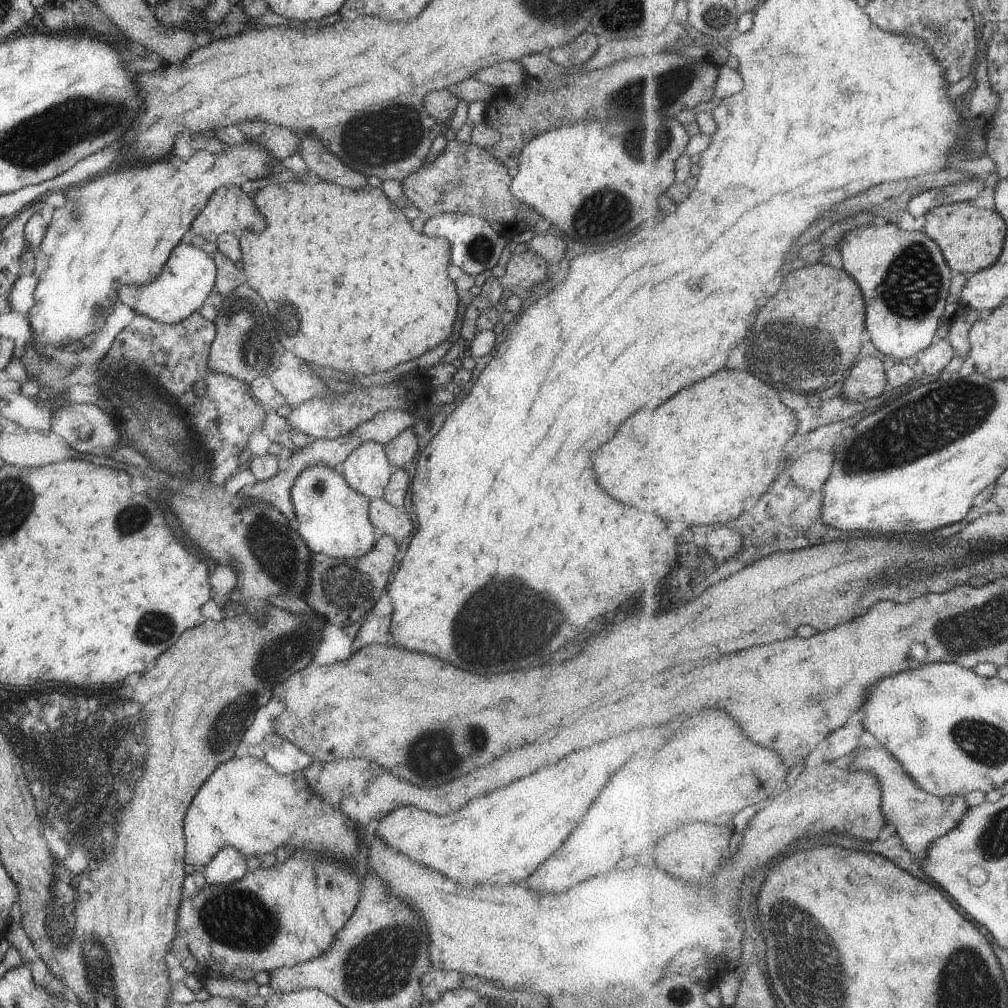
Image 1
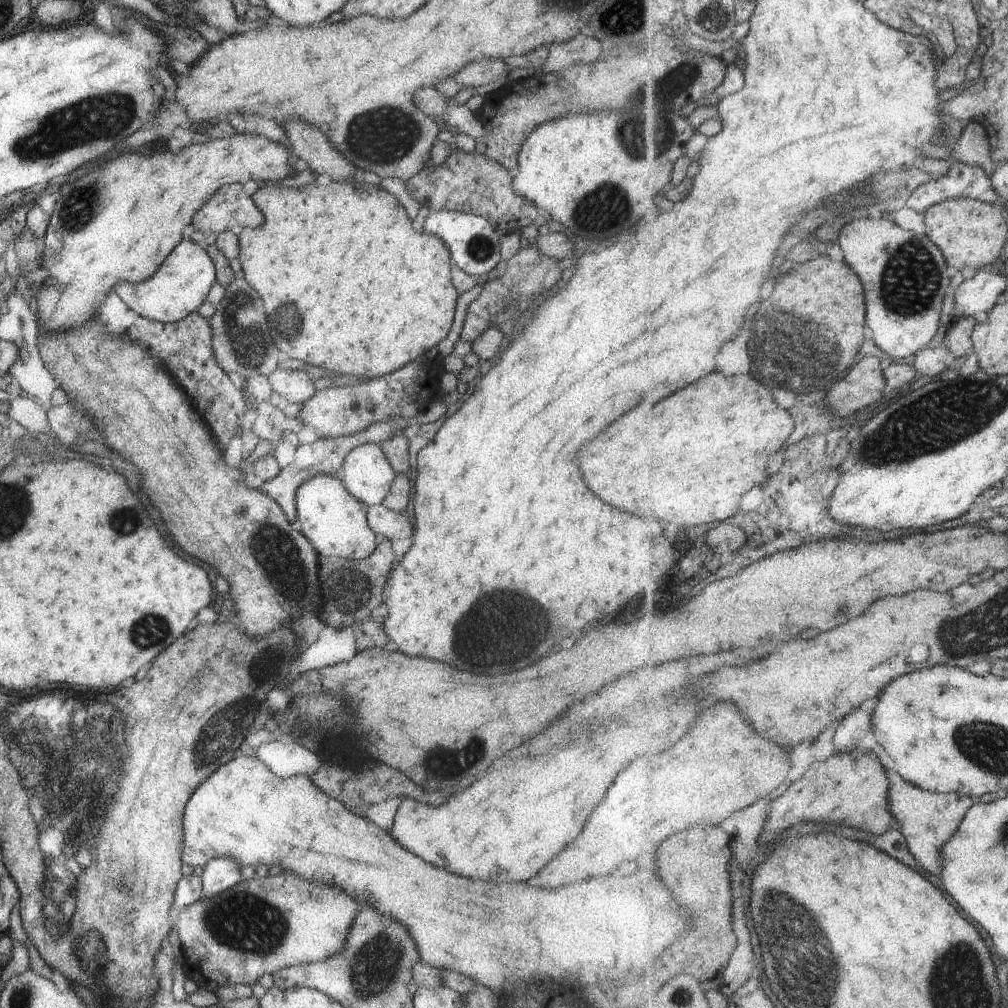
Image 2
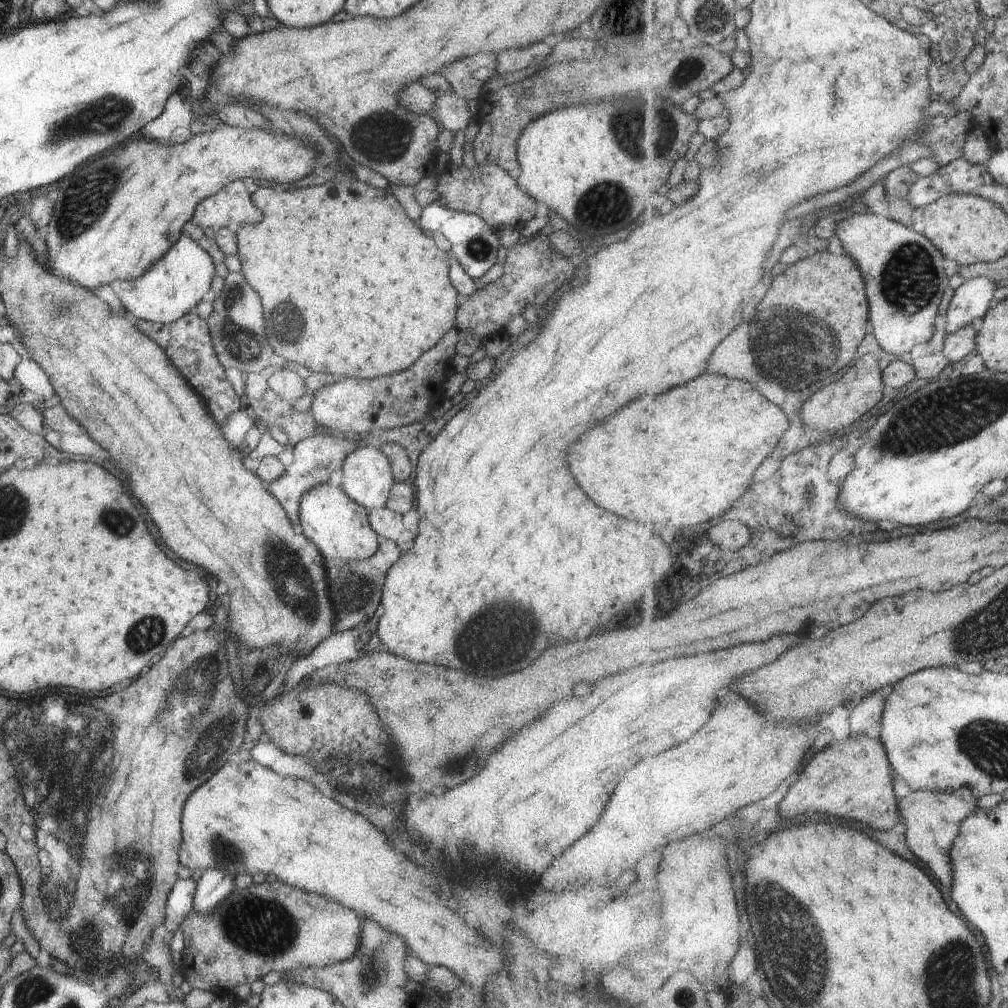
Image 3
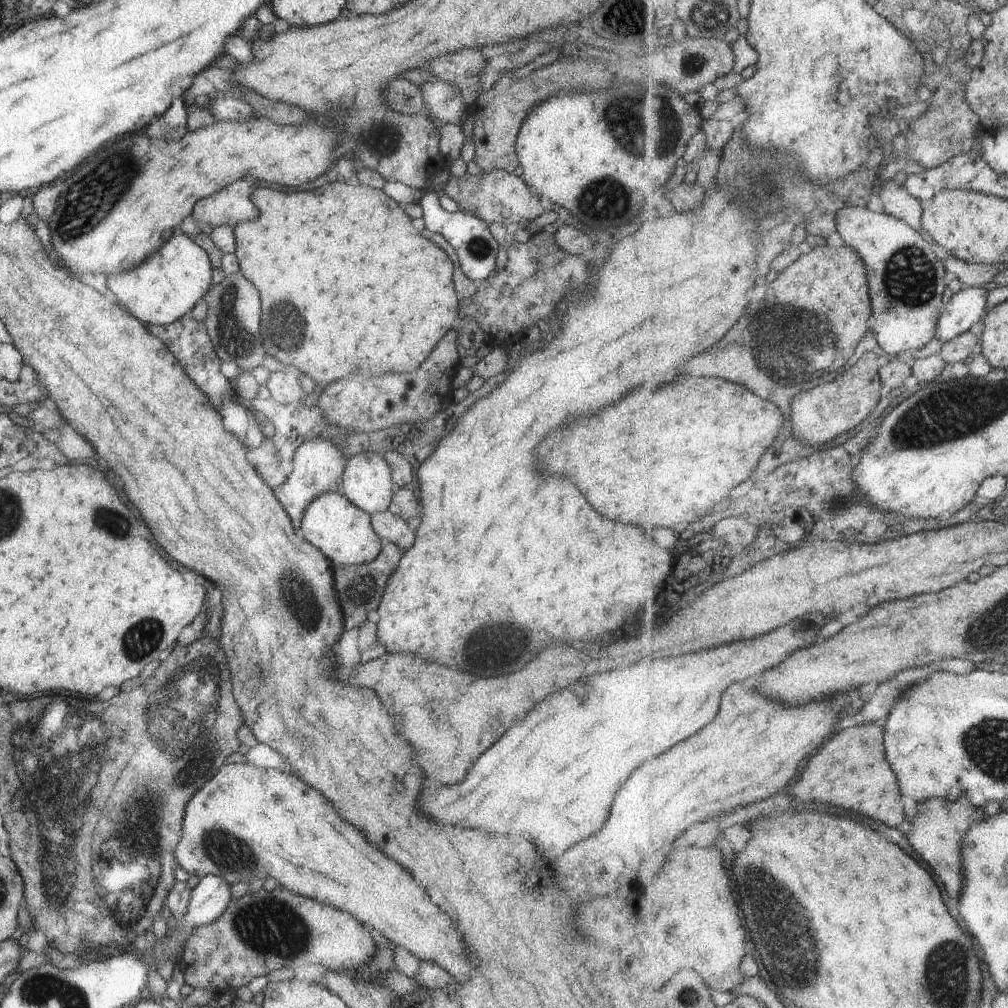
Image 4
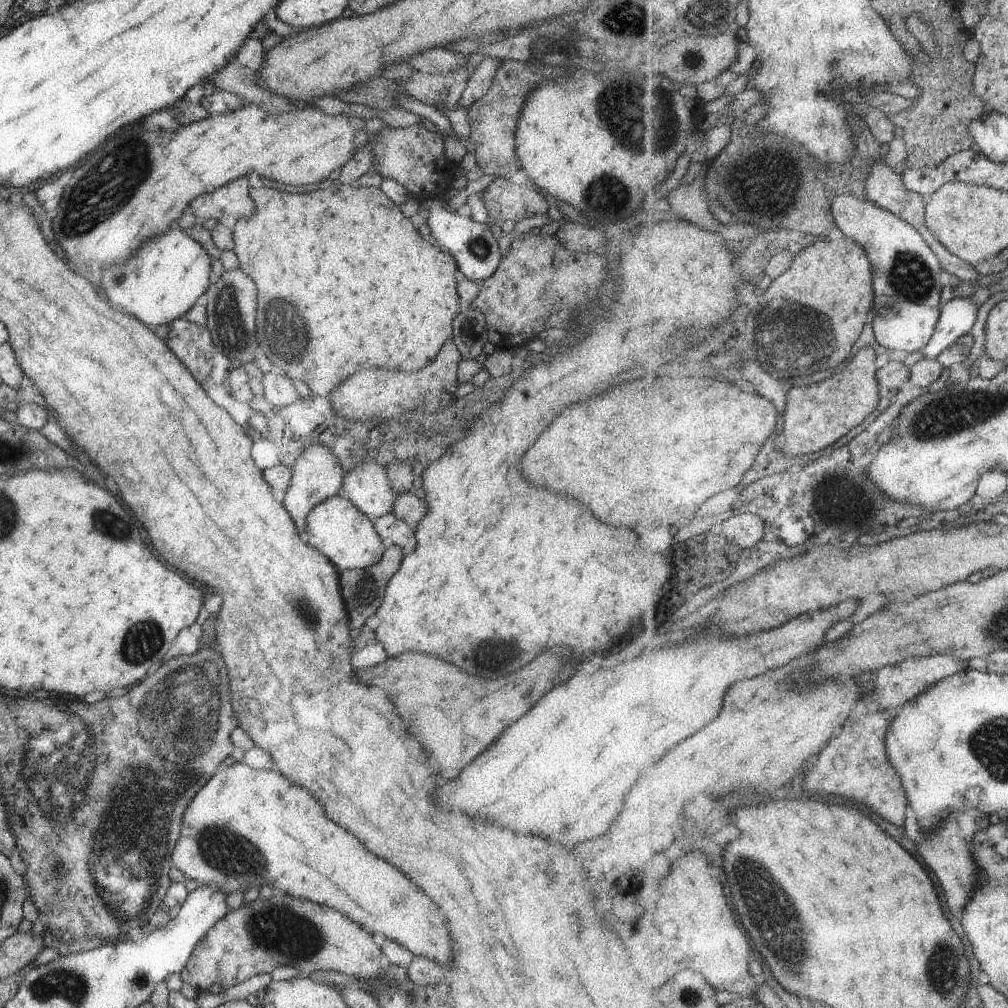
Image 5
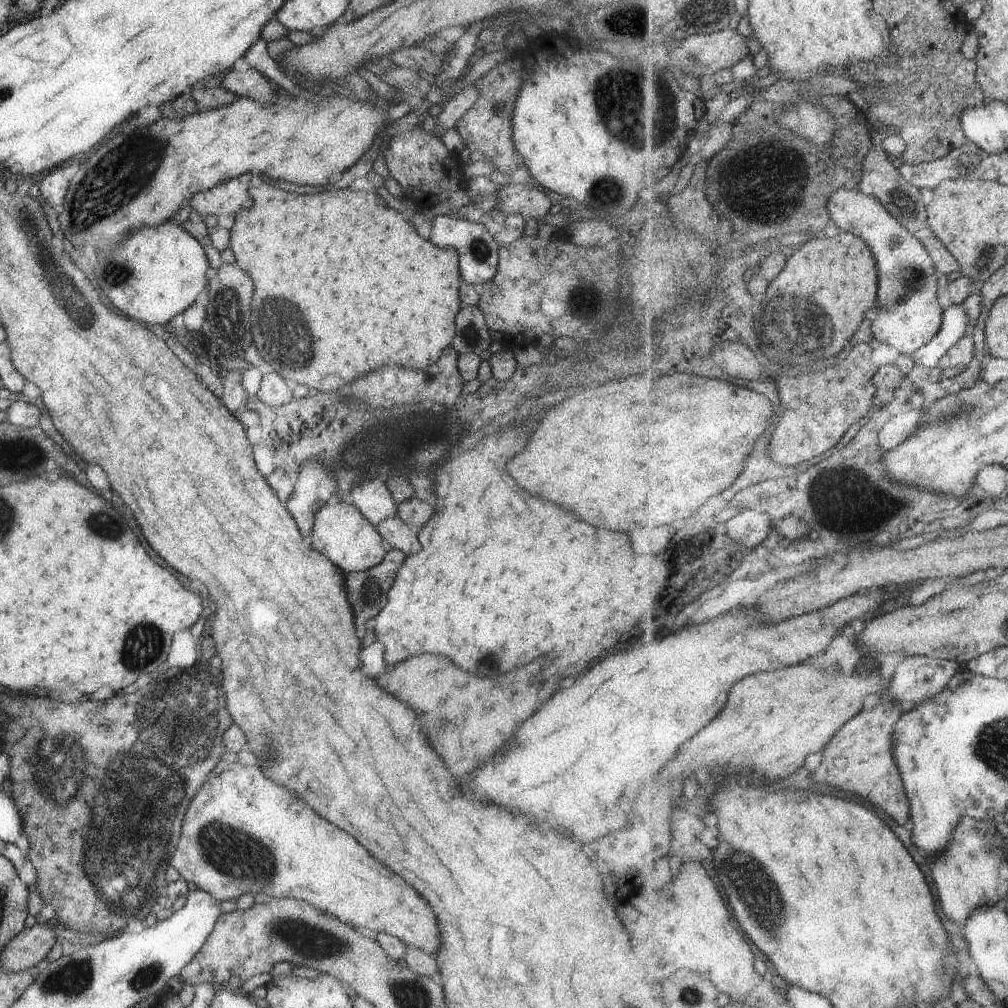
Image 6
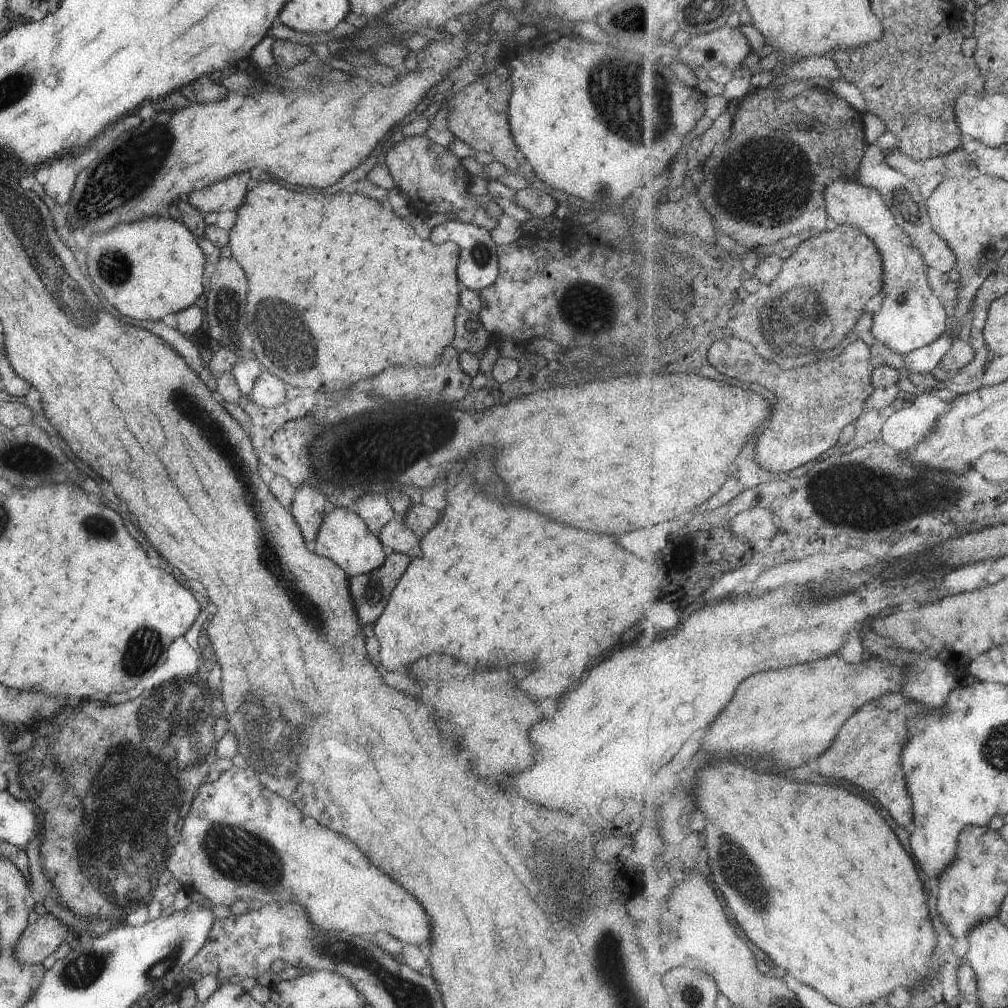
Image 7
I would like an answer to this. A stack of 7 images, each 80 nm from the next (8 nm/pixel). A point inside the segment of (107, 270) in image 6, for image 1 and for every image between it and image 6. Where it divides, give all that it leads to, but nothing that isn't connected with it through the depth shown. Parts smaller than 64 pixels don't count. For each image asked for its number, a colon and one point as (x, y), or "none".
1: (186, 280)
2: (180, 284)
3: (172, 286)
4: (167, 285)
5: (162, 281)

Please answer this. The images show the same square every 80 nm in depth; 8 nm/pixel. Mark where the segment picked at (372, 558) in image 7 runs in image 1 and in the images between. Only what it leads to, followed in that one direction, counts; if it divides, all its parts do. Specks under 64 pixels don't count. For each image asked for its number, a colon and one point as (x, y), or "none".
1: (332, 517)
2: (334, 522)
3: (338, 526)
4: (334, 525)
5: (338, 530)
6: (339, 531)

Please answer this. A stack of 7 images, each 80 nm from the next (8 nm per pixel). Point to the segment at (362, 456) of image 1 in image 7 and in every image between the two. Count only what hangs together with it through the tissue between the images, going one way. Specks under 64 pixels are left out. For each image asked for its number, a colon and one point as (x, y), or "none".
2: (365, 472)
3: (366, 477)
4: (366, 481)
5: (366, 486)
6: (372, 497)
7: (374, 509)

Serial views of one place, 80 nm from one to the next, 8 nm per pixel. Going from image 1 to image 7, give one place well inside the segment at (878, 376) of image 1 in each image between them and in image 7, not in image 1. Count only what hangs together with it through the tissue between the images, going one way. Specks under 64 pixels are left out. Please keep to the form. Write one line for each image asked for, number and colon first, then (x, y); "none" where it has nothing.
2: (863, 386)
3: (844, 401)
4: (819, 416)
5: (817, 417)
6: (819, 408)
7: (813, 404)

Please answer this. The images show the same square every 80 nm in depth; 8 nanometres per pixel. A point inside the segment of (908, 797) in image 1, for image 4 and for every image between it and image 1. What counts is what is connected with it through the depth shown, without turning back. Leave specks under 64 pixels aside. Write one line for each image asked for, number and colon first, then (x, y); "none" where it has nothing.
2: (928, 820)
3: (934, 820)
4: (939, 831)

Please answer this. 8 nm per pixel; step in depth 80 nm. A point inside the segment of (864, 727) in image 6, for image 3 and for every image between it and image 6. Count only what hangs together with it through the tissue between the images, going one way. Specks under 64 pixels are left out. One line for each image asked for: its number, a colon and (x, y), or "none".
3: (853, 779)
4: (852, 772)
5: (856, 766)

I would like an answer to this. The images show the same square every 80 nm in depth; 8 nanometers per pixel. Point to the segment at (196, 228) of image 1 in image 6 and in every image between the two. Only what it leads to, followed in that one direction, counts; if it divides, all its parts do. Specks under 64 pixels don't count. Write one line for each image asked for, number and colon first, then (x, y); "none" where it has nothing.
2: (228, 207)
3: (231, 206)
4: (231, 204)
5: (232, 199)
6: (231, 196)

